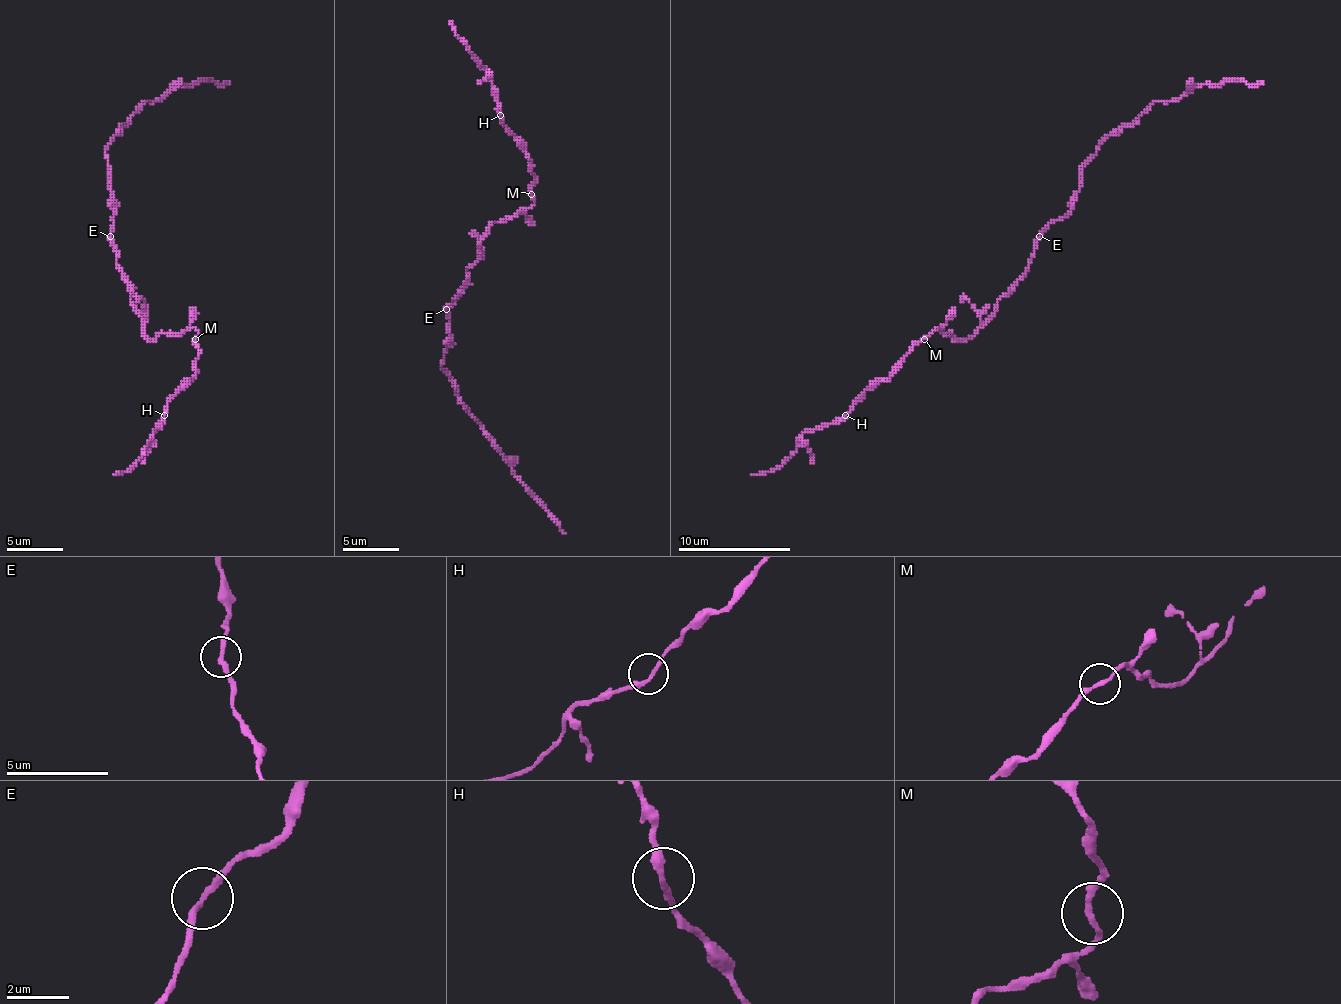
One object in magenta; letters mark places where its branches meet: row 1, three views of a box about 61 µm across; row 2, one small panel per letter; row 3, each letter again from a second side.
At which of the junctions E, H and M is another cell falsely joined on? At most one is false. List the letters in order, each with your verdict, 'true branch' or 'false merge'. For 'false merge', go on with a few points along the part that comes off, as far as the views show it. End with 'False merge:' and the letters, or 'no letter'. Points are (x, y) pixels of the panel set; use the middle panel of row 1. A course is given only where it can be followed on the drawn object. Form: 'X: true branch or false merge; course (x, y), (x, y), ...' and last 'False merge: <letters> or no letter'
E: true branch
H: true branch
M: true branch
False merge: no letter

